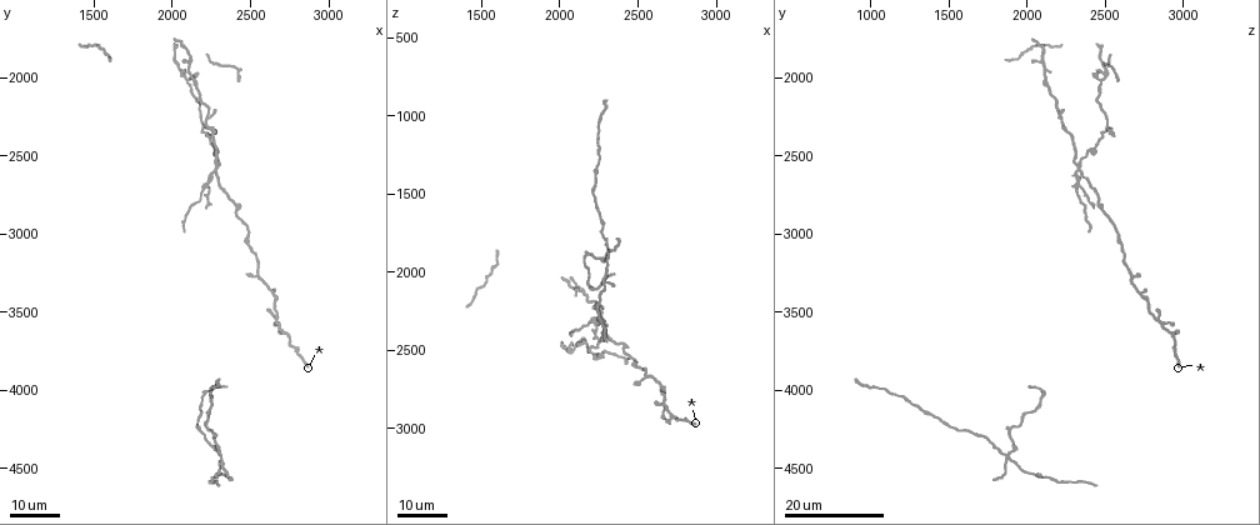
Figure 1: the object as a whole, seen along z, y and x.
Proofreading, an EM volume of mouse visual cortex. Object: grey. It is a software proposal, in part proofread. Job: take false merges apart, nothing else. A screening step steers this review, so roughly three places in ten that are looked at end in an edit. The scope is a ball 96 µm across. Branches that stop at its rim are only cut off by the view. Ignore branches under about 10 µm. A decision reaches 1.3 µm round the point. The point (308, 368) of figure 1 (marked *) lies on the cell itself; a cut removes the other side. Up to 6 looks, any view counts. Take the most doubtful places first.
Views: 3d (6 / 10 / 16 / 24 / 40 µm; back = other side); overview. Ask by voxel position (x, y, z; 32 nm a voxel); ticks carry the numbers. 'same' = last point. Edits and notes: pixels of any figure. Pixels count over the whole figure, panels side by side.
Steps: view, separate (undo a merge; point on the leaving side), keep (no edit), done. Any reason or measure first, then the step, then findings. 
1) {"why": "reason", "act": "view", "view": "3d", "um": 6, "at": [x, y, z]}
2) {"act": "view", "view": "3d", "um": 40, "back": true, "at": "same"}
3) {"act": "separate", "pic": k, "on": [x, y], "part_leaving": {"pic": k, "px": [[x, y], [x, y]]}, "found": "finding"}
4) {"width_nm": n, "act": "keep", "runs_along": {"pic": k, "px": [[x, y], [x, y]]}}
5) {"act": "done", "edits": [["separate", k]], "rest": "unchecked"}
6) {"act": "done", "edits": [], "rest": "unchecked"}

{"act": "view", "view": "3d", "um": 16, "at": [2300, 4420, 1880]}

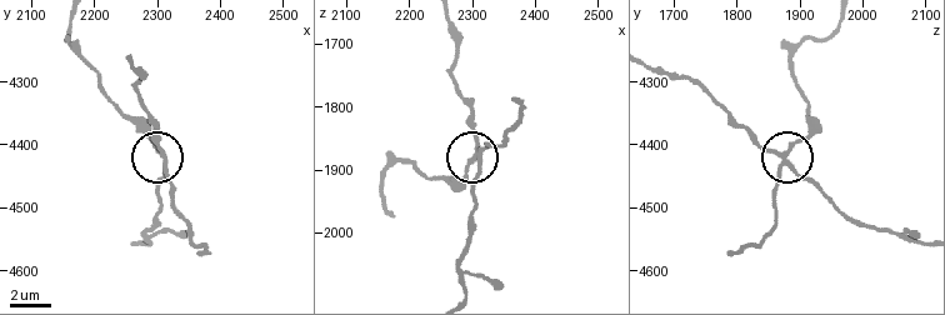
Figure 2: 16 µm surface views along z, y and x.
{"act": "view", "view": "3d", "um": 10, "at": [2310, 4420, 1865]}

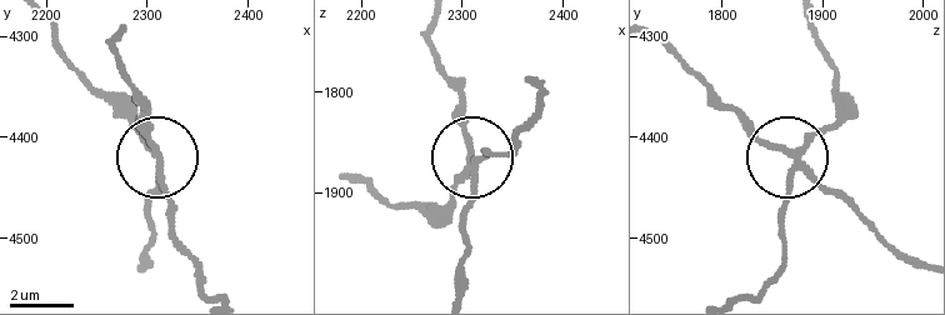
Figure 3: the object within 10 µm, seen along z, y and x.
{"width_nm": 200, "act": "separate", "pic": 3, "on": [451, 203], "found": "two cells meet here"}

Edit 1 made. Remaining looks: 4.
{"act": "view", "view": "overview"}

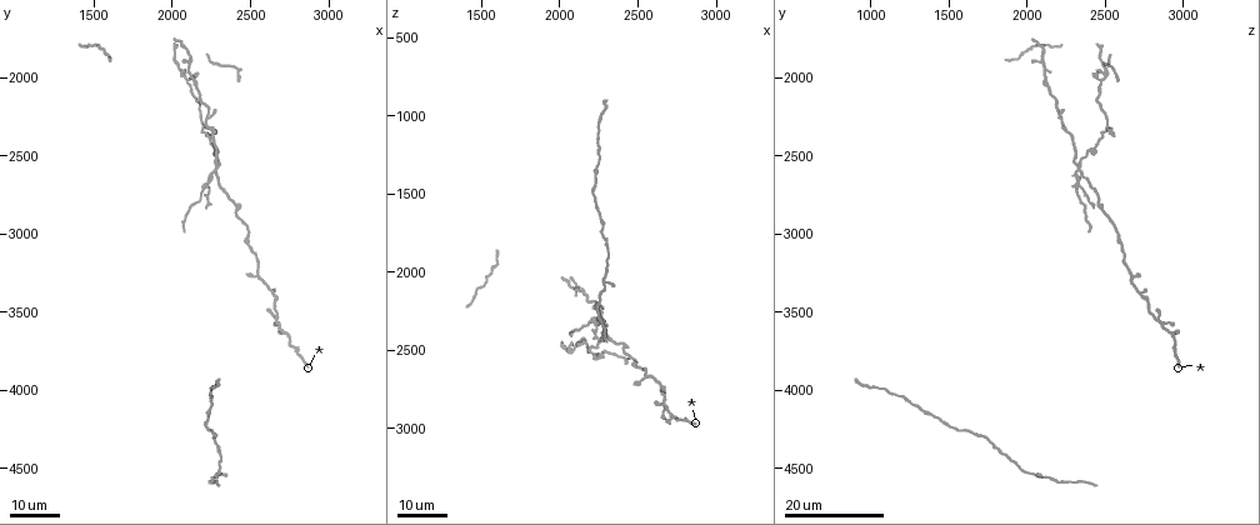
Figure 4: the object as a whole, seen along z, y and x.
{"why": "four or more arms meet", "act": "view", "view": "3d", "um": 24, "at": [2280, 2560, 2320]}

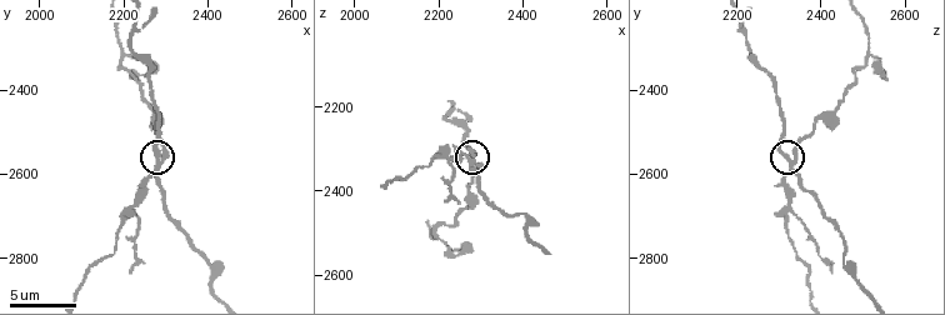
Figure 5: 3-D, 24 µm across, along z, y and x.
{"act": "view", "view": "3d", "um": 10, "at": [2285, 2560, 2330]}

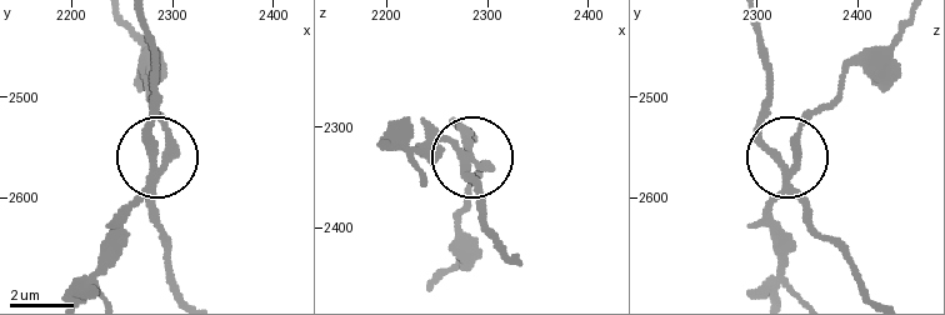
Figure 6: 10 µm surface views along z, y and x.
{"side_arm_um": 41, "arms": 4, "act": "separate", "pic": 6, "on": [121, 214], "found": "two cells meet here"}

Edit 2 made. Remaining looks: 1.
{"act": "done", "edits": [["separate", 3], ["separate", 6]], "rest": "unchecked"}

